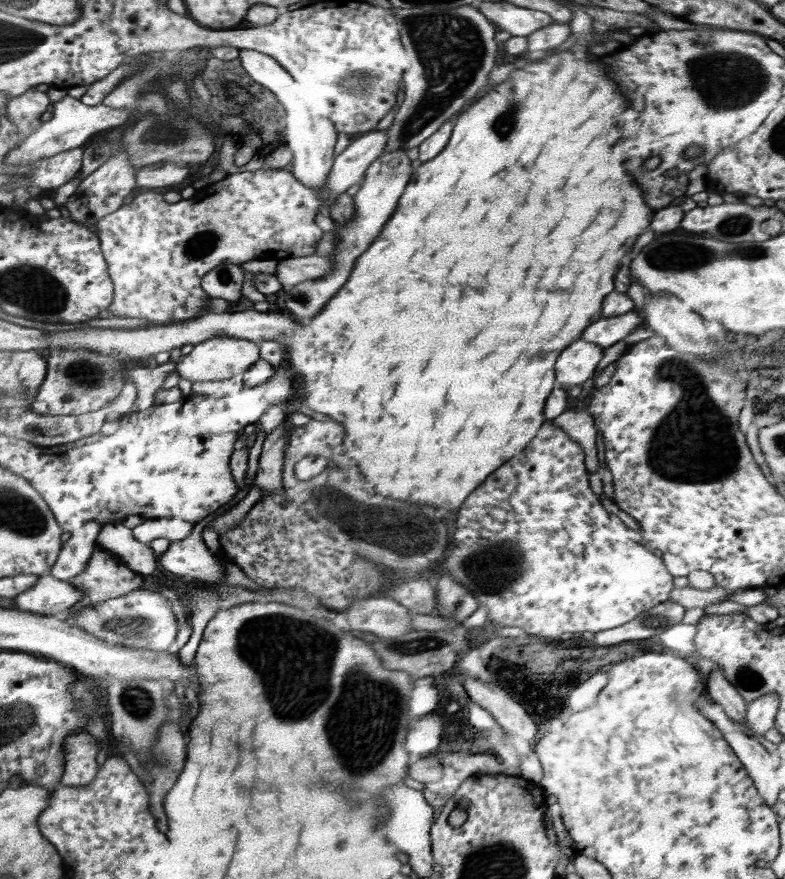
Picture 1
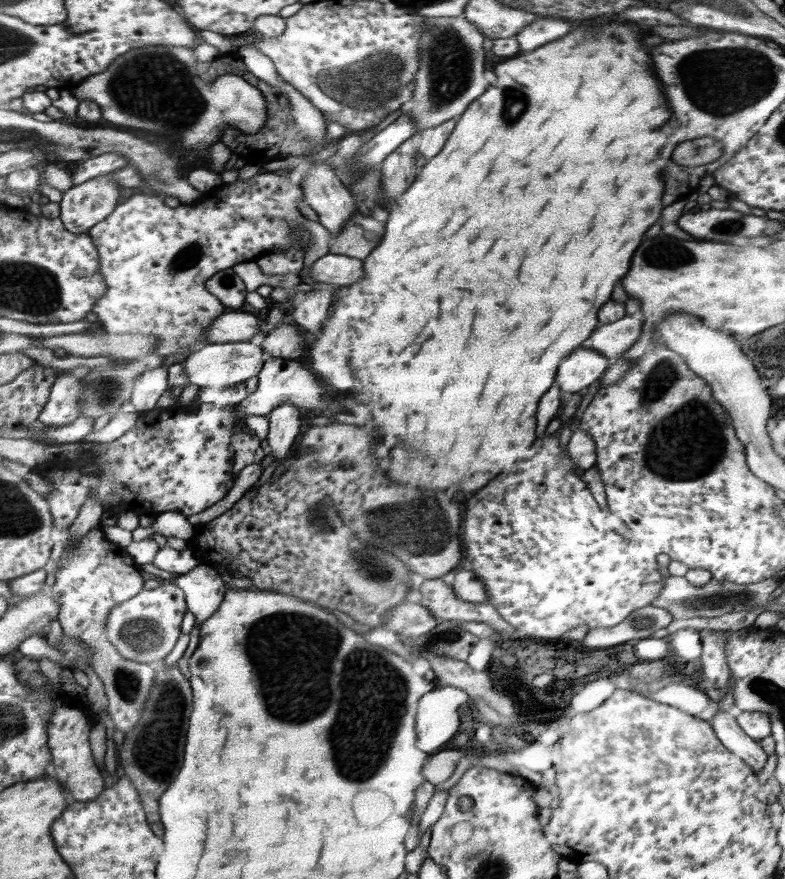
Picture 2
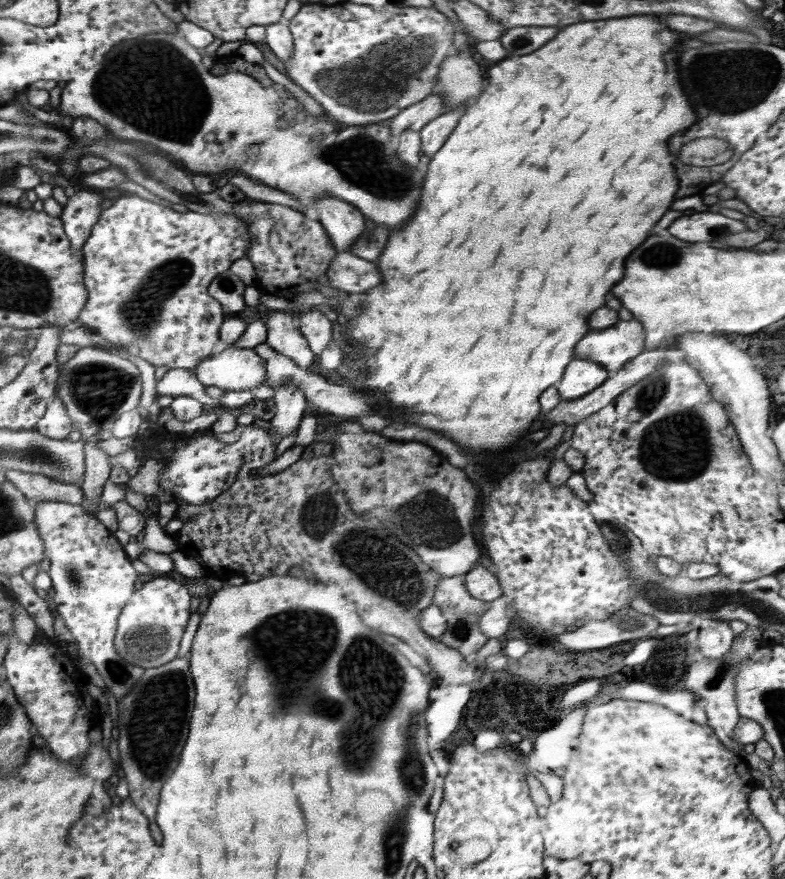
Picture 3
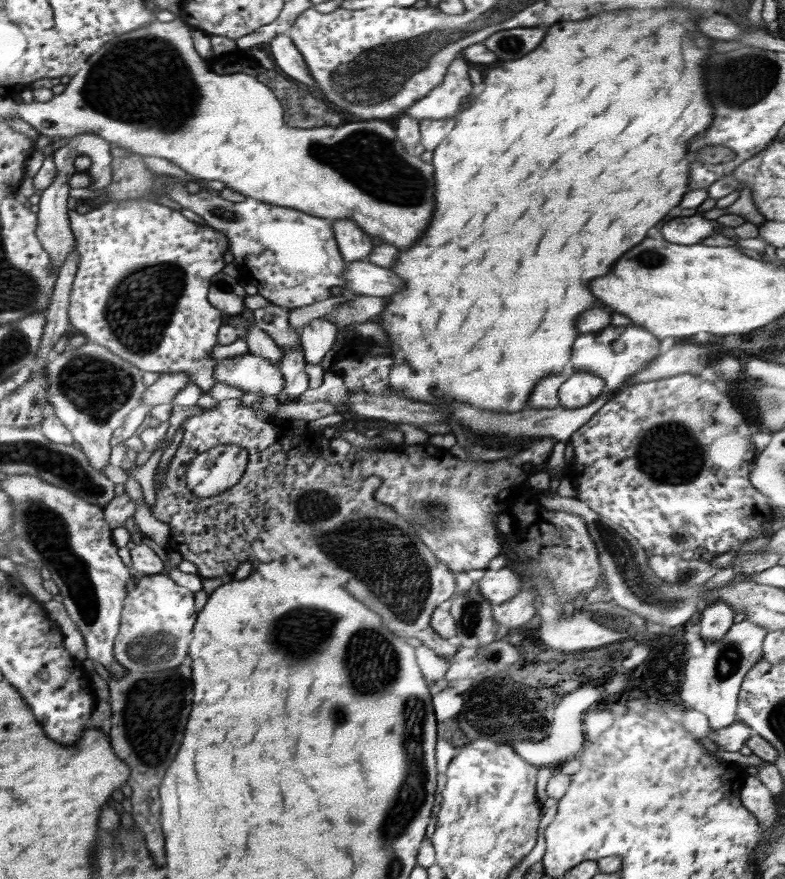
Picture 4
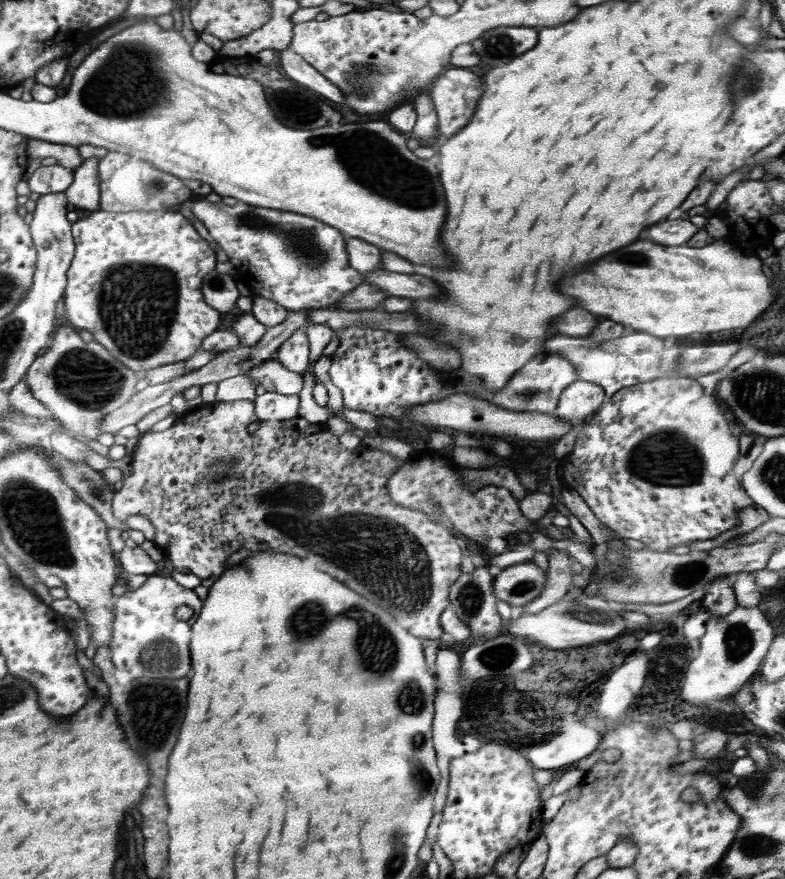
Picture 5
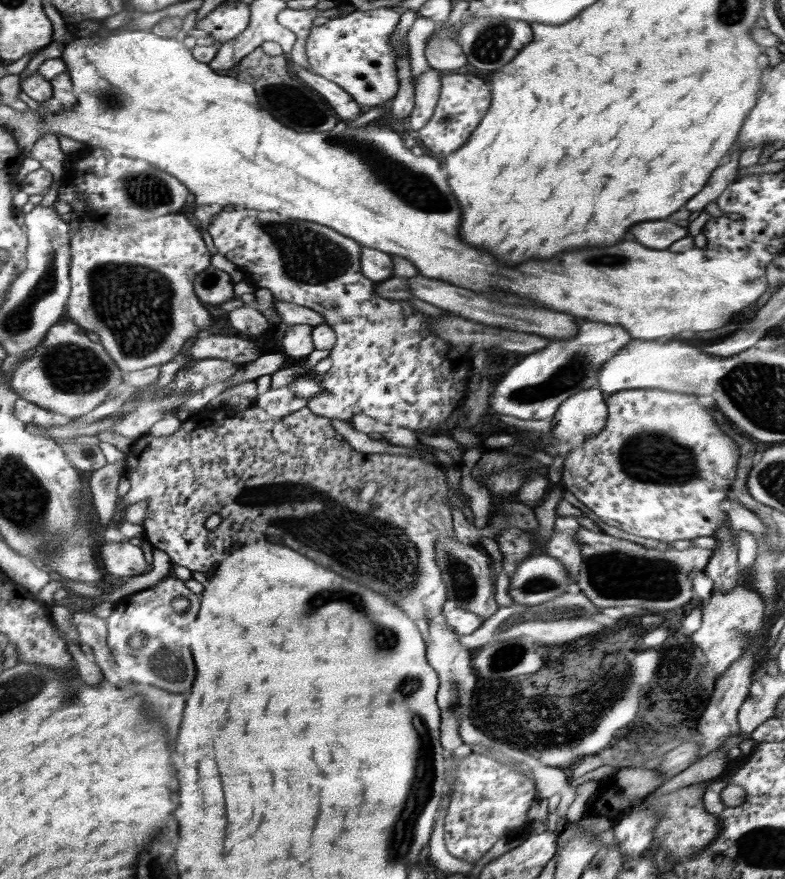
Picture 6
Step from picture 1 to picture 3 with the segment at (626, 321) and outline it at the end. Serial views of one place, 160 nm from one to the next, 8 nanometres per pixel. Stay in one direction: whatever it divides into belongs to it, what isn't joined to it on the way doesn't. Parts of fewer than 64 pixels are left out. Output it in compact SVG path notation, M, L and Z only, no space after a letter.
M620 320L612 326L586 334L575 345L574 357L601 364L610 377L644 351L642 324L638 320Z

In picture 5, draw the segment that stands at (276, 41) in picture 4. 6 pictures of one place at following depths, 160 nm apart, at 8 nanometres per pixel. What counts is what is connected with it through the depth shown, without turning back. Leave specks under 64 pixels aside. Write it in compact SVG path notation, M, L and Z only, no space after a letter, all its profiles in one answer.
M289 47L280 51L282 68L292 80L296 80L300 84L306 84L308 88L320 92L322 96L330 98L332 102L340 102L342 104L343 96L339 88L334 86L333 82L330 82L326 76L320 74L309 62L306 62L302 56L296 54Z

